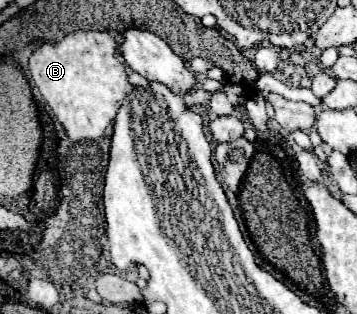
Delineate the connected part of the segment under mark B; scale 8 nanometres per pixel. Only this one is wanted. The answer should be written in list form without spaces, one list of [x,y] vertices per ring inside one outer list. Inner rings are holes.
[[[77,30],[61,42],[43,42],[29,56],[31,78],[45,104],[61,122],[71,140],[95,140],[105,134],[117,108],[133,86],[127,80],[125,64],[117,54],[117,42],[103,32]]]

